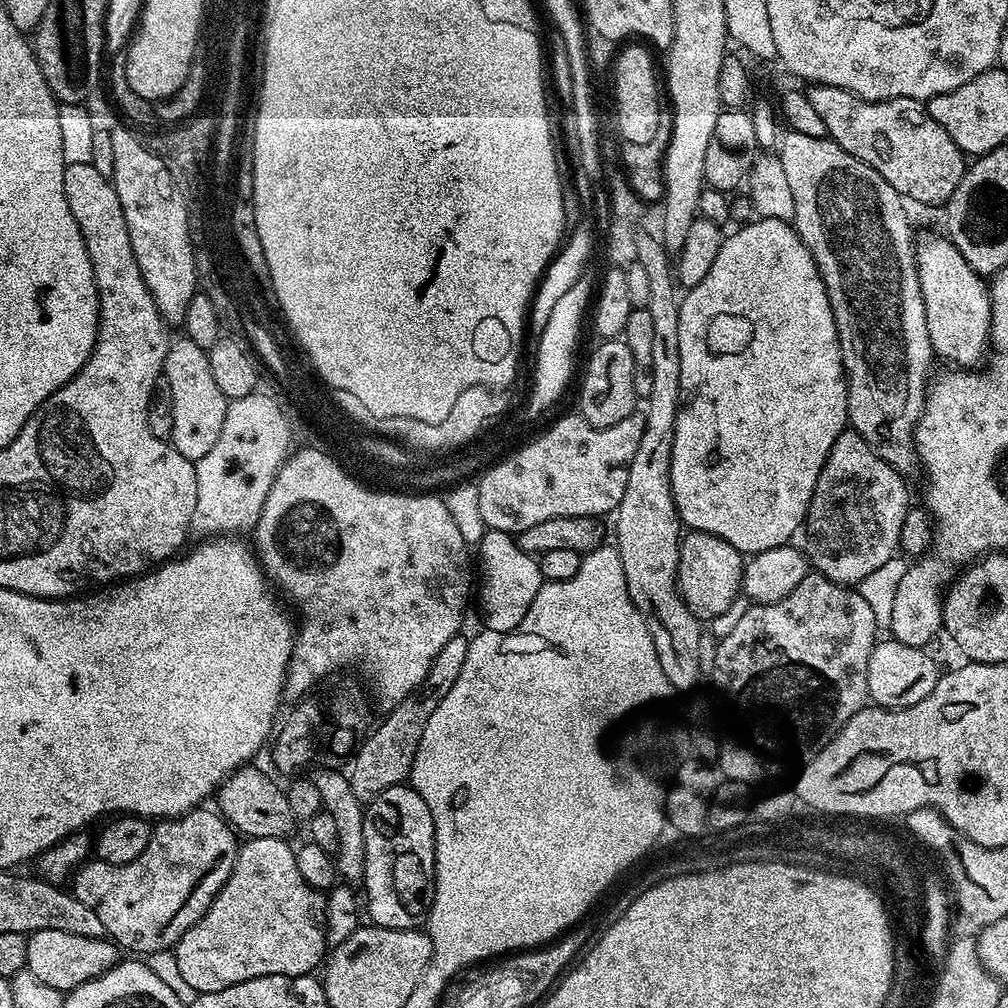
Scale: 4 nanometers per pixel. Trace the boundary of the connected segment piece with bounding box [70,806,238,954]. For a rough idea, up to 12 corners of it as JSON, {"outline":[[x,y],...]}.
{"outline":[[201,806],[72,895],[132,954],[175,949],[230,878],[237,833]]}

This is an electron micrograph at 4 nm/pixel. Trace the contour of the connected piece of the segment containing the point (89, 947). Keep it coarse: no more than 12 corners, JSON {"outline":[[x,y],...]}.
{"outline":[[62,930],[28,936],[26,968],[67,994],[121,949]]}

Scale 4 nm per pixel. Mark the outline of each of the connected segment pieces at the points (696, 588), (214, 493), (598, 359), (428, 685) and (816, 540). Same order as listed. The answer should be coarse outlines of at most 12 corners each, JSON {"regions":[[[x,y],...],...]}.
{"regions":[[[720,536],[680,541],[676,587],[708,622],[741,595],[745,563]],[[257,390],[195,461],[191,529],[255,527],[290,428]],[[622,338],[592,352],[579,415],[594,428],[637,411],[634,358]],[[469,637],[438,650],[410,693],[355,749],[362,802],[411,777],[434,706],[450,694]],[[856,432],[810,498],[808,563],[845,586],[897,555],[905,477]]]}

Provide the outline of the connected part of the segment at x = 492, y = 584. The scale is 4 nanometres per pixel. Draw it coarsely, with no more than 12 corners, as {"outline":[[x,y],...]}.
{"outline":[[506,532],[479,542],[483,627],[517,631],[540,561]]}

